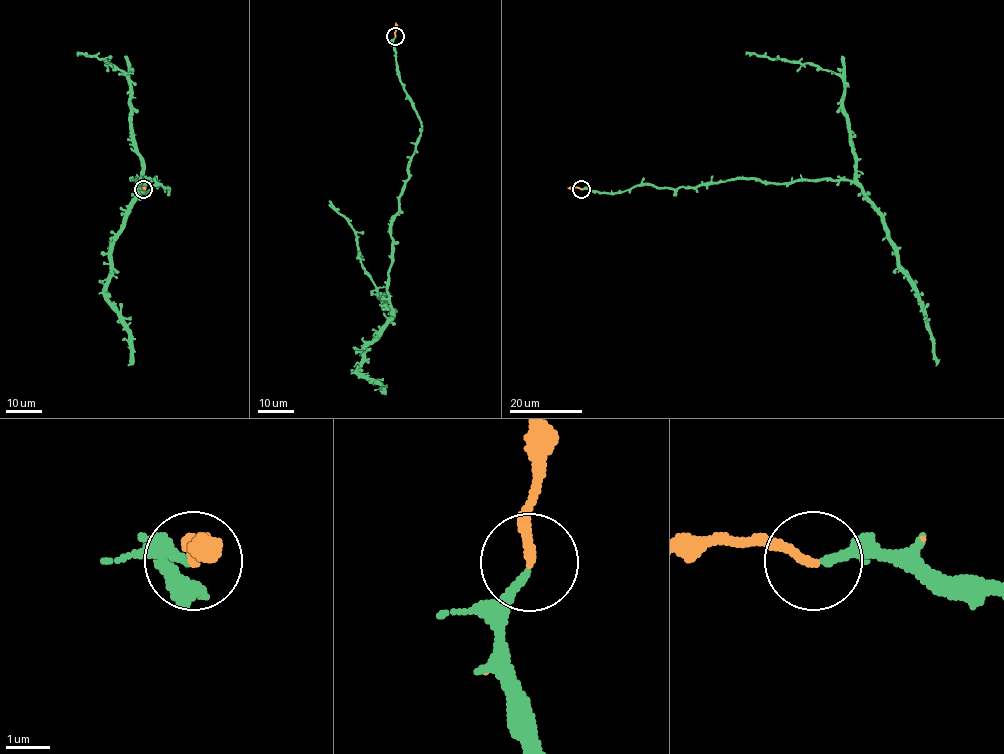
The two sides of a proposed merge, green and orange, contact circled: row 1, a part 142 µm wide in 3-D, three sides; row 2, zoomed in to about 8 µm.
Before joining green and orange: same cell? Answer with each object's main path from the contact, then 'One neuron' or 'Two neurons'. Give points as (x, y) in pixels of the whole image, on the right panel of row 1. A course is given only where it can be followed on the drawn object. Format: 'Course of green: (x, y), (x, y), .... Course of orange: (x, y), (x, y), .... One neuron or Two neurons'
Course of green: (582, 189), (677, 189), (737, 178), (853, 180), (843, 79), (745, 52). Course of orange: (581, 189), (567, 188). One neuron

